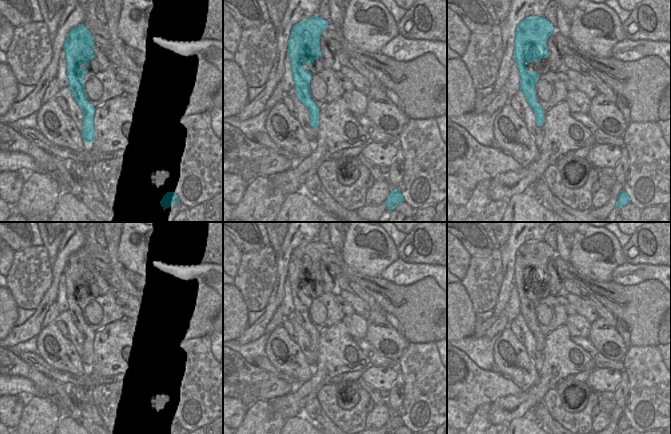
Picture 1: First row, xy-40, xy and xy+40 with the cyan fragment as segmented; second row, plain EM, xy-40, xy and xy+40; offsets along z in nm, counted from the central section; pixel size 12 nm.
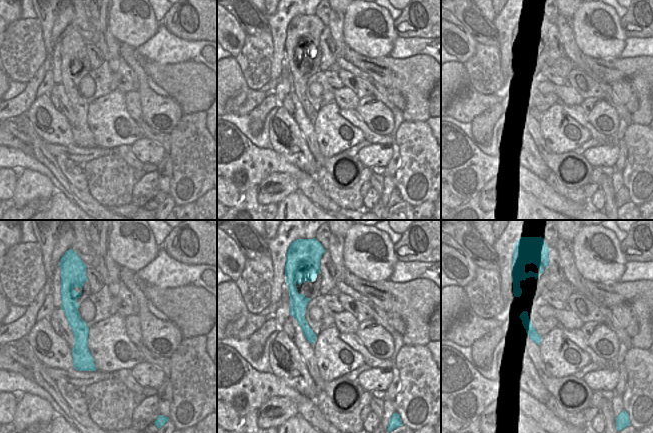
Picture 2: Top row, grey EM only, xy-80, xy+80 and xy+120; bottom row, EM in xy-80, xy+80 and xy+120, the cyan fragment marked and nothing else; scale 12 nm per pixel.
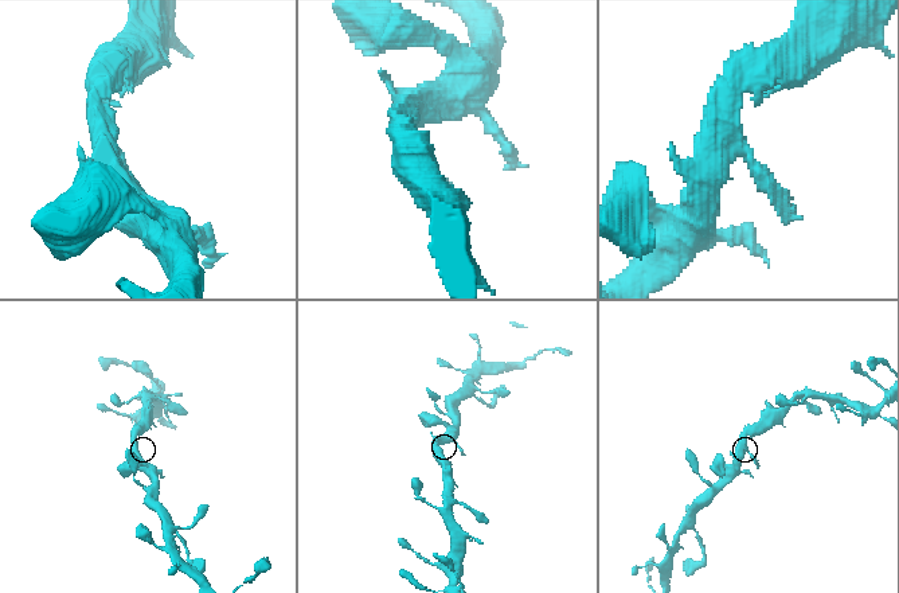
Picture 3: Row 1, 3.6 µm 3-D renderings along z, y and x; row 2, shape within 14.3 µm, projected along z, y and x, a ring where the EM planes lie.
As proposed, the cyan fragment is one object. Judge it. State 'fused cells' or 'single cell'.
single cell

